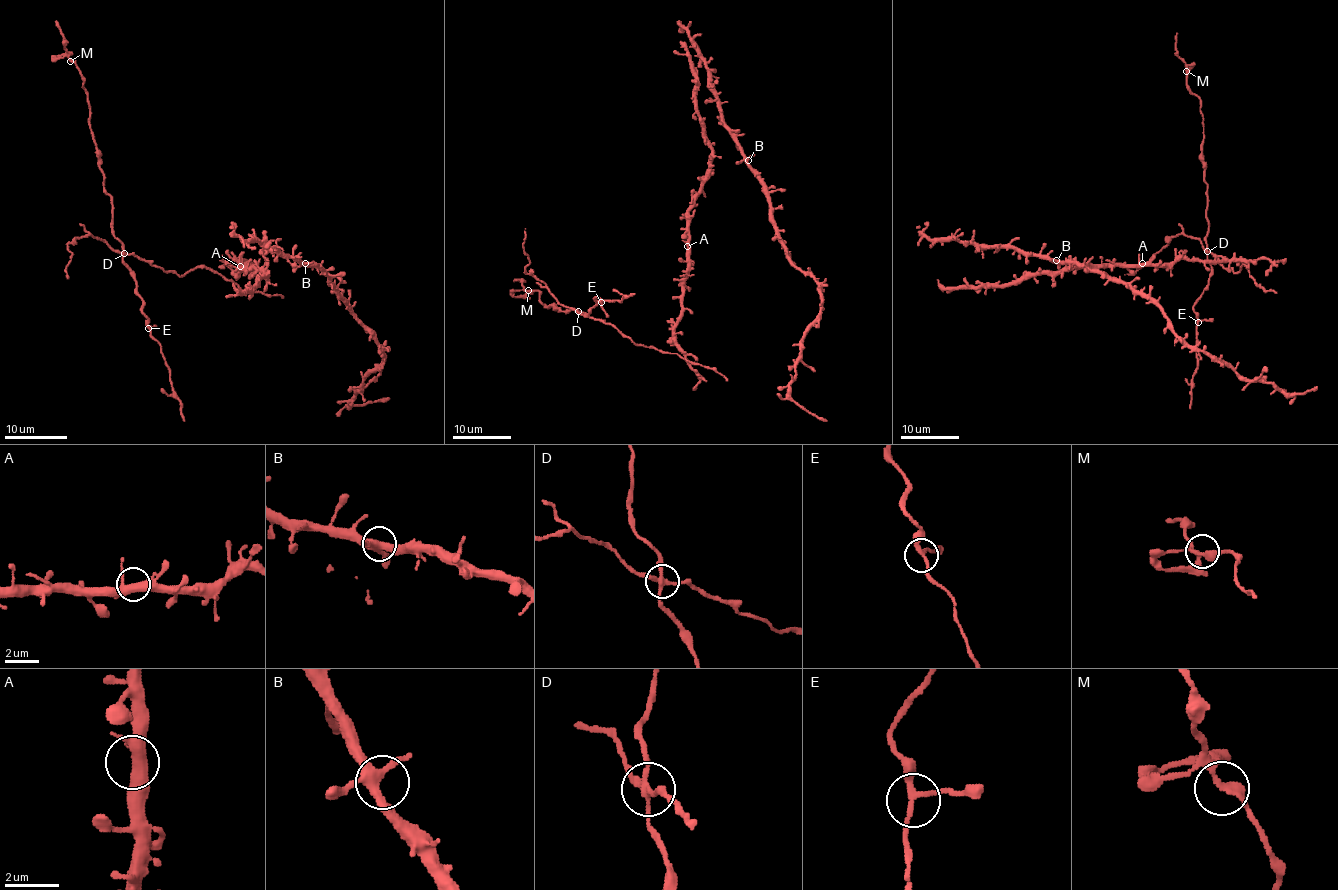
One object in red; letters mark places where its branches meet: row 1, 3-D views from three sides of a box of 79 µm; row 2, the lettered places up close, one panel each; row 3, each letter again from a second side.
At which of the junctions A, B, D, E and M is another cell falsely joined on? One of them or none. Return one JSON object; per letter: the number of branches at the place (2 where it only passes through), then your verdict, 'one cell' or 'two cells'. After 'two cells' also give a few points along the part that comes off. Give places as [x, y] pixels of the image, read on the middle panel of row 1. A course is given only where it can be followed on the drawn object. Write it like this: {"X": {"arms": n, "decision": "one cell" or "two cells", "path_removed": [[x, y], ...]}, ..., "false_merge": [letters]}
{"A": {"arms": 4, "decision": "one cell"}, "B": {"arms": 4, "decision": "one cell"}, "D": {"arms": 4, "decision": "two cells", "path_removed": [[577, 311], [602, 319], [636, 344], [679, 354], [688, 362], [713, 368], [728, 381]]}, "E": {"arms": 3, "decision": "one cell"}, "M": {"arms": 3, "decision": "one cell"}, "false_merge": ["D"]}

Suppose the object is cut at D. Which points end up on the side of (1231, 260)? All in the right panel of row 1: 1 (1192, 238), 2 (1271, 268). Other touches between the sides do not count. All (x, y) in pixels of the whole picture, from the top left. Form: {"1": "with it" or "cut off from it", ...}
{"1": "cut off from it", "2": "with it"}

